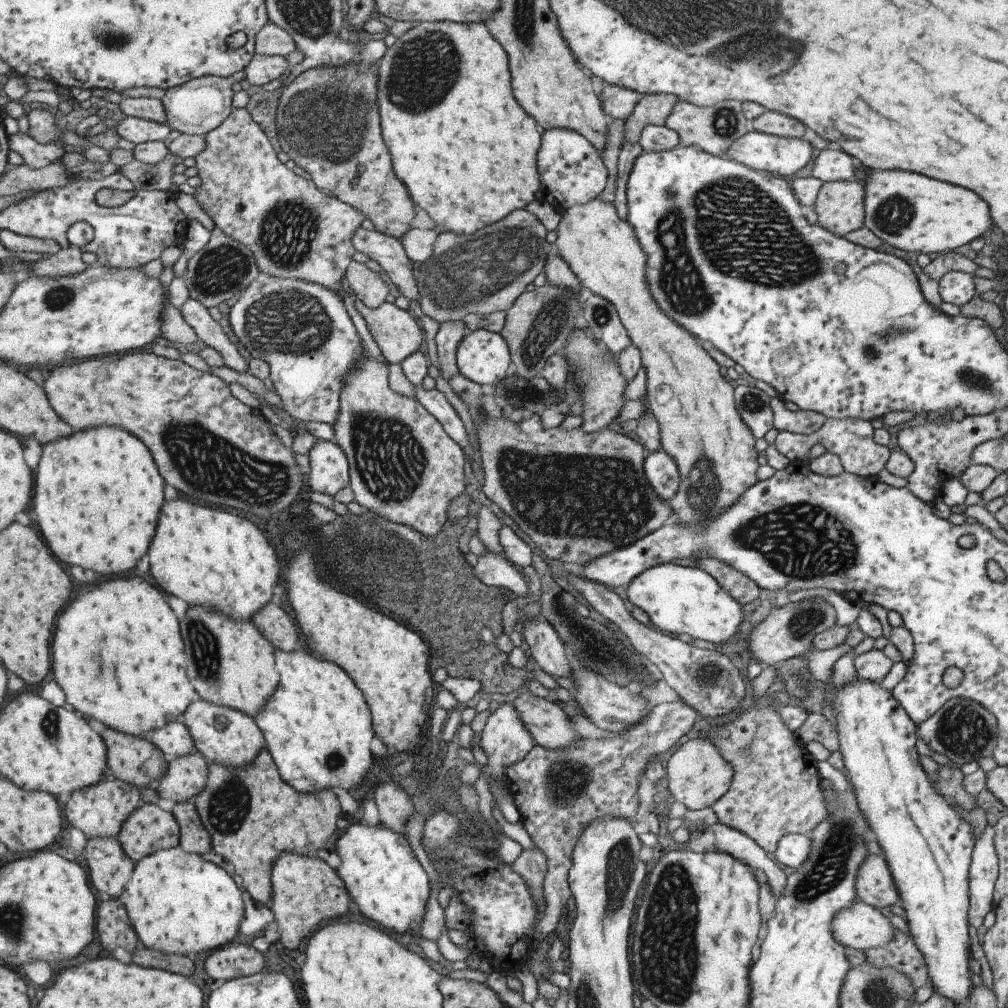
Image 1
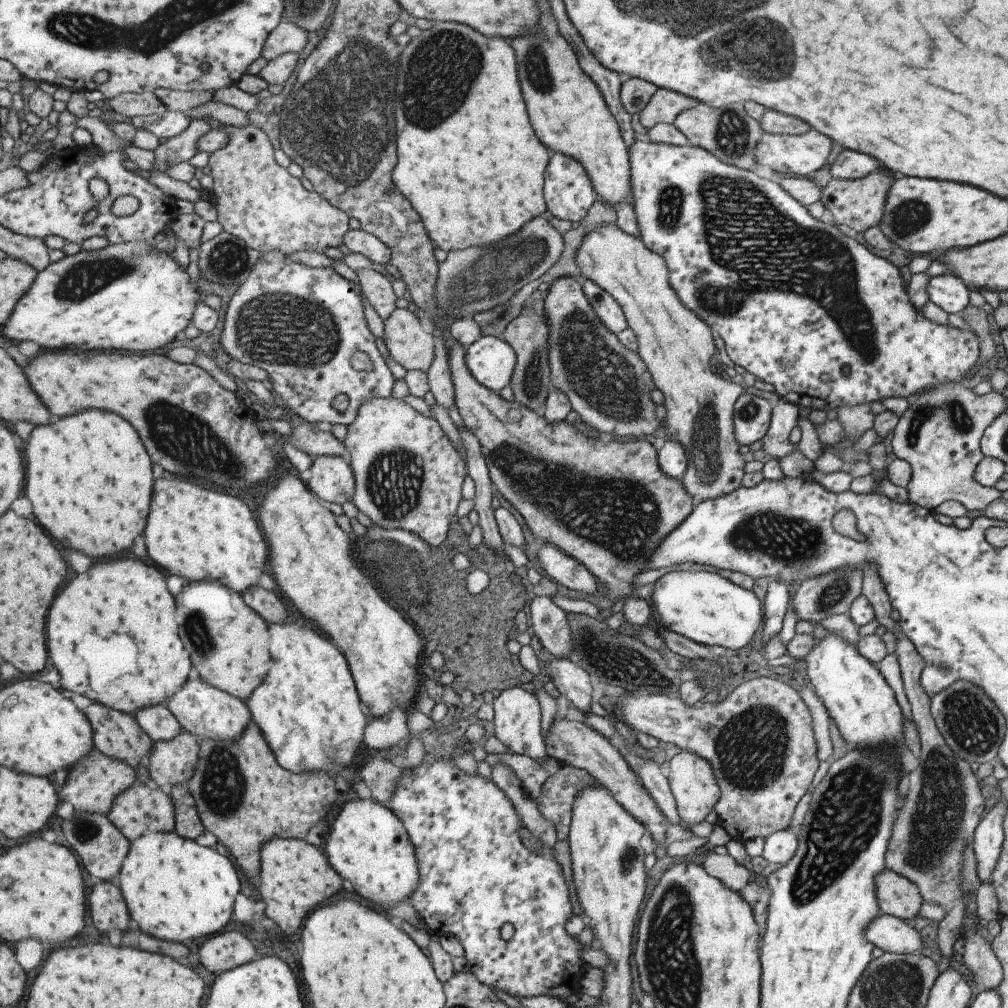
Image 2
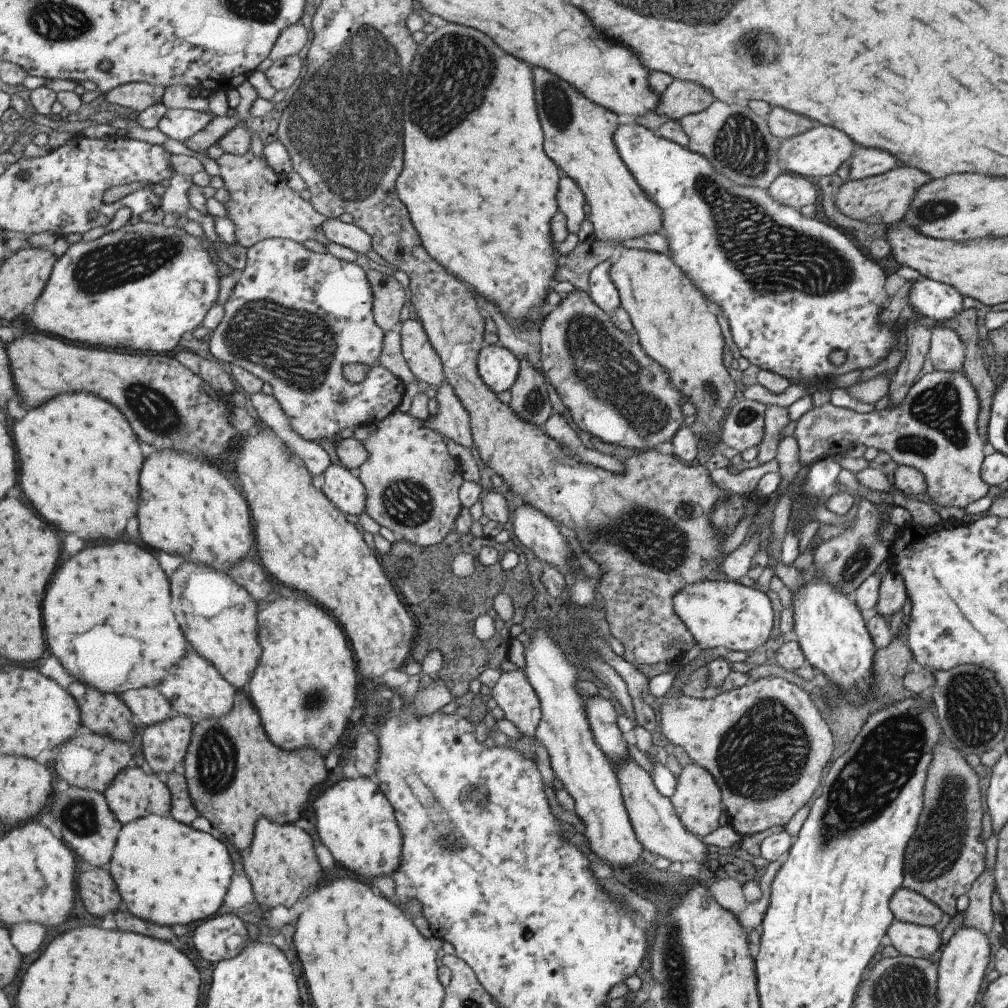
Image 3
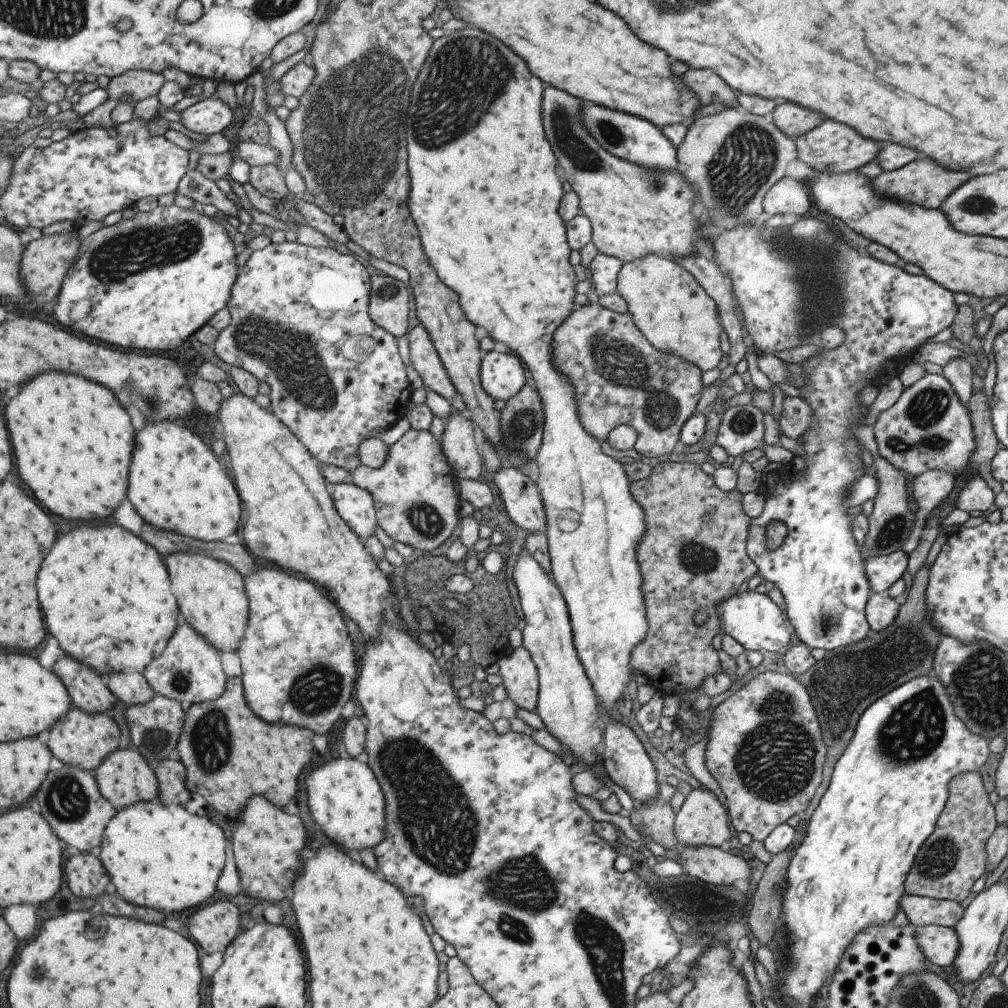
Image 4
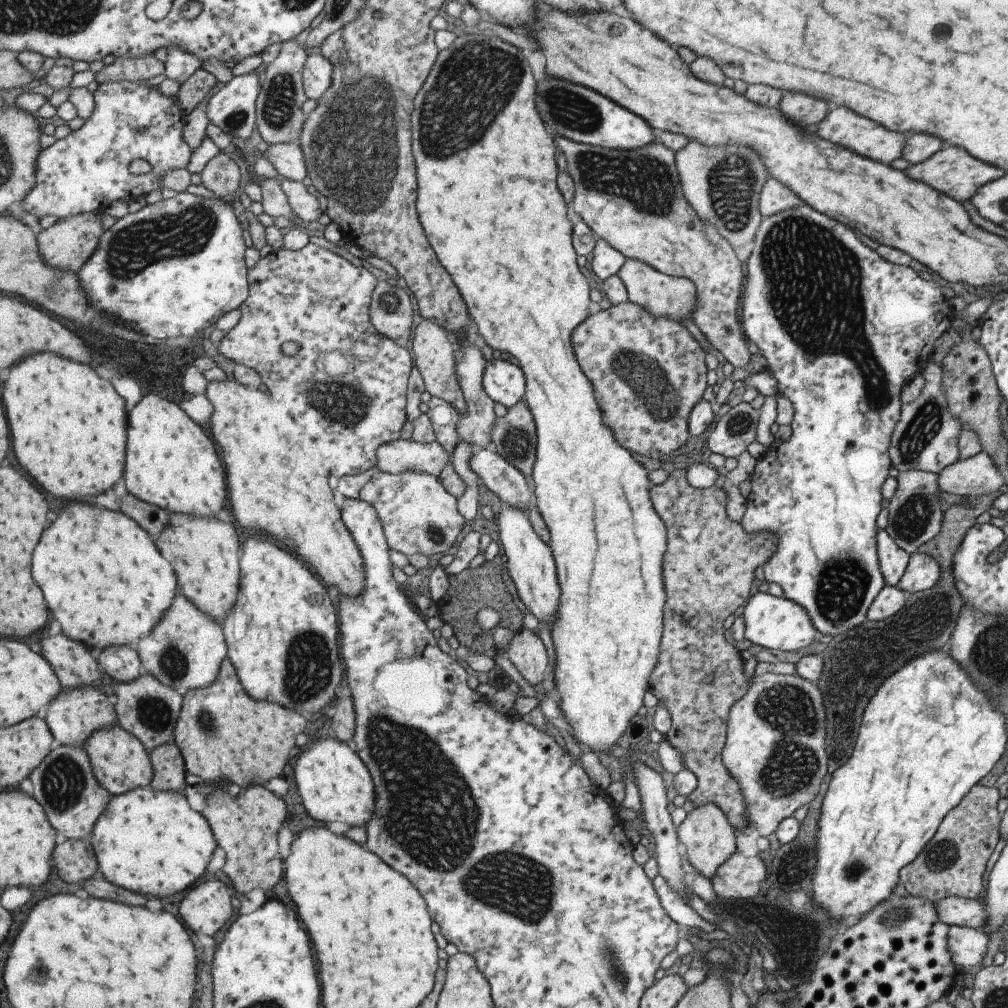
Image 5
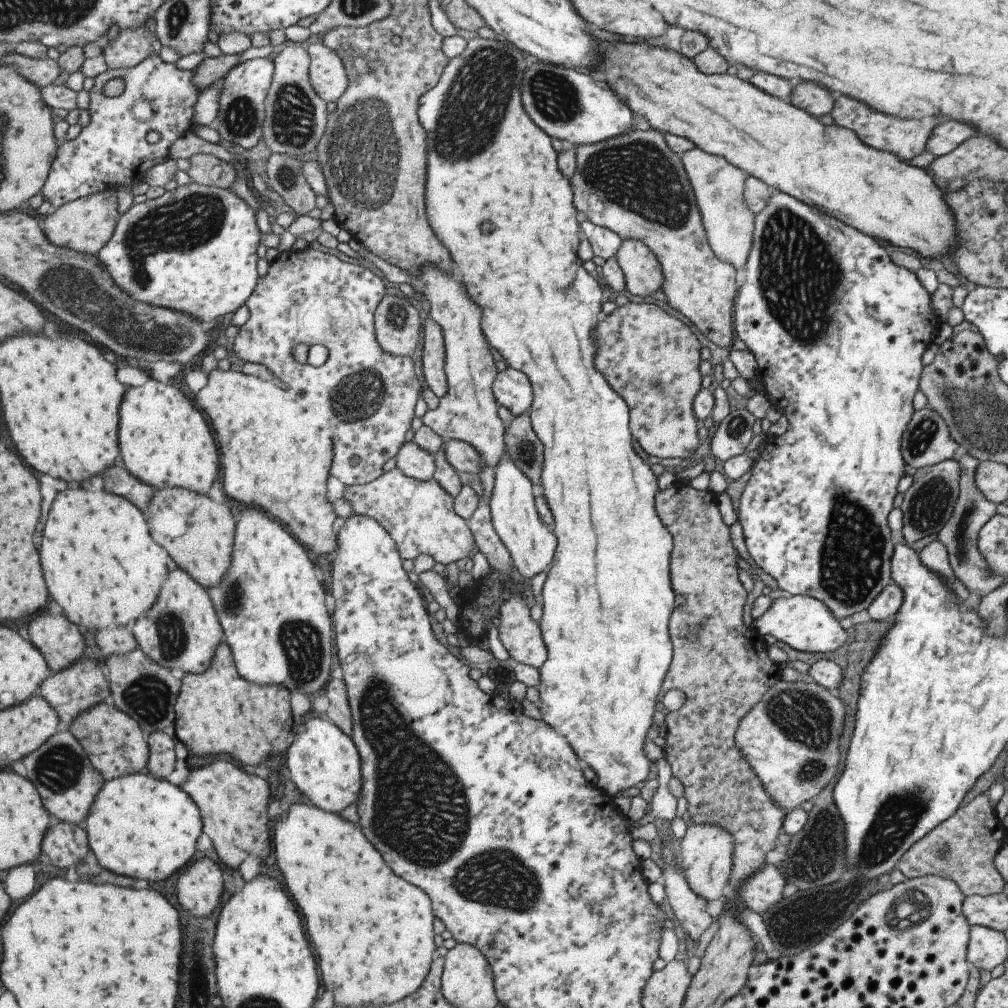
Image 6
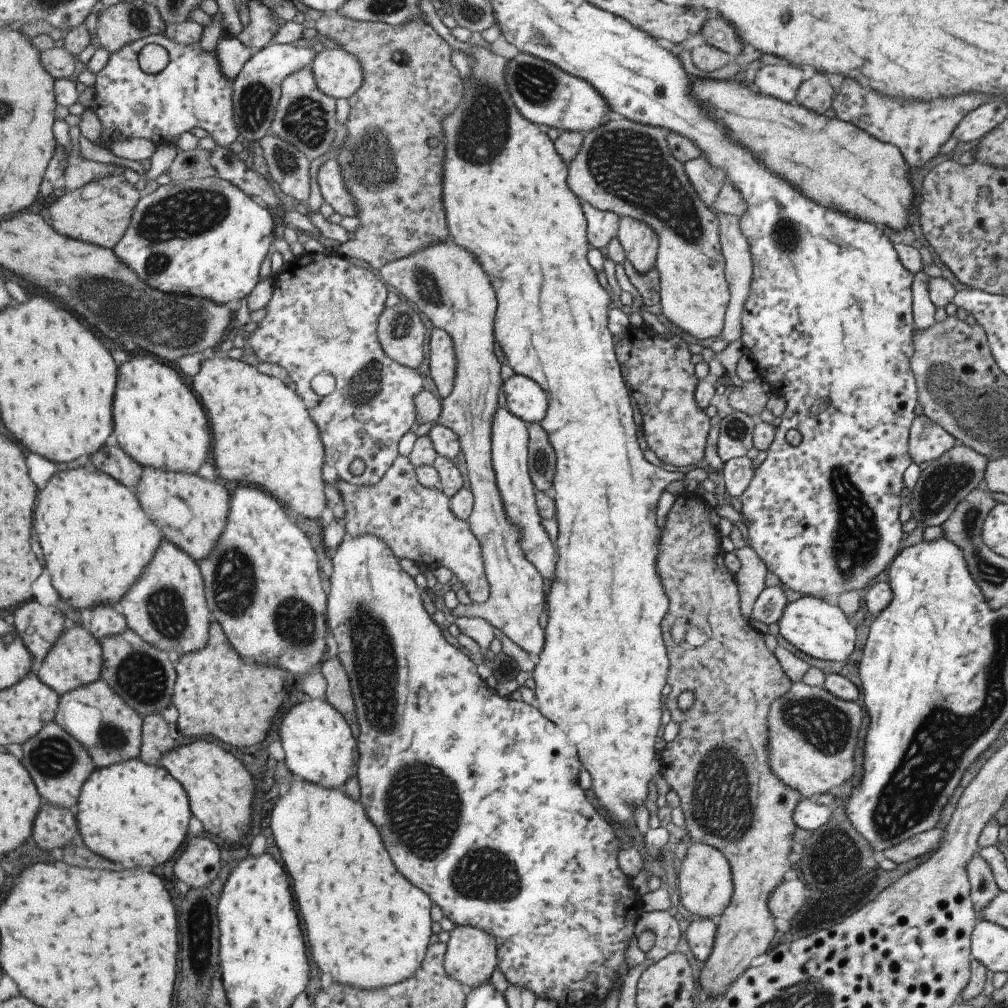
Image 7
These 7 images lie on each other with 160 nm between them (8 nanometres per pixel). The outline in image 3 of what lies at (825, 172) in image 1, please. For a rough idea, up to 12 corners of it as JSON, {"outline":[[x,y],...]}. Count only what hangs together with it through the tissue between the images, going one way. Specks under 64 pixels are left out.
{"outline":[[855,148],[849,181],[895,167],[895,158],[871,148]]}

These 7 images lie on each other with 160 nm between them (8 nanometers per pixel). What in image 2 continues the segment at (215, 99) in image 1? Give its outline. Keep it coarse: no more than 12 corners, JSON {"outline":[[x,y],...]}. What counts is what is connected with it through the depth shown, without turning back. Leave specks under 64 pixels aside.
{"outline":[[211,100],[186,114],[201,120],[245,128],[247,112]]}

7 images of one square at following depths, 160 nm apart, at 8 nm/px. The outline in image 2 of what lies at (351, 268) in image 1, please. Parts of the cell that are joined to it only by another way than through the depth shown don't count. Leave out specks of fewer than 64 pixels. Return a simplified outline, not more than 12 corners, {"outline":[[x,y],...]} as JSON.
{"outline":[[354,269],[363,296],[385,320],[395,295],[385,276]]}

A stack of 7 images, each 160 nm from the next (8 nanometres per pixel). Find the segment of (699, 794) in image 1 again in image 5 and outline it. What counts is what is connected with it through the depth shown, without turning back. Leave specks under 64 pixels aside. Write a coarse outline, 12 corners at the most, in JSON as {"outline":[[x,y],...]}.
{"outline":[[722,810],[687,812],[677,840],[695,872],[710,876],[735,852]]}

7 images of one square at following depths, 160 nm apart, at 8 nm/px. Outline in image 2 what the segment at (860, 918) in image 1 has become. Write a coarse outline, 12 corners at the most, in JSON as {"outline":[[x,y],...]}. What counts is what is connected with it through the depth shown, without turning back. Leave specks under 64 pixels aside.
{"outline":[[882,913],[863,936],[883,953],[917,953],[915,928]]}

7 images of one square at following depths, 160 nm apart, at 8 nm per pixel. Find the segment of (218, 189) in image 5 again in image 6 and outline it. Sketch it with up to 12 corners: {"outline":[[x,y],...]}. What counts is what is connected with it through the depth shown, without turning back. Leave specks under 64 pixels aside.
{"outline":[[196,154],[187,173],[193,183],[229,189],[237,180],[230,162]]}

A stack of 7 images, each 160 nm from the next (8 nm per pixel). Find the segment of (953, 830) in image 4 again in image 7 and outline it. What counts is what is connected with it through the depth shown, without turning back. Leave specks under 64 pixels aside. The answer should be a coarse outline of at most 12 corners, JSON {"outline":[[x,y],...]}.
{"outline":[[945,828],[917,833],[881,853],[895,864],[933,852]]}

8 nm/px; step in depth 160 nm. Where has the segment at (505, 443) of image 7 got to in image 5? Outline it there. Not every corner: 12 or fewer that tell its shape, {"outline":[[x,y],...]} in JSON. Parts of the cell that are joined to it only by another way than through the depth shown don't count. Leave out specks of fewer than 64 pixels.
{"outline":[[525,511],[497,518],[506,570],[538,622],[555,620],[559,586],[551,552]]}

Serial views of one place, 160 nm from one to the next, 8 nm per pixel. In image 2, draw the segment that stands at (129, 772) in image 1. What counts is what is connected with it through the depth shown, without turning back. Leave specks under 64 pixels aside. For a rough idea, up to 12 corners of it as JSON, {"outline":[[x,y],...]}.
{"outline":[[72,698],[103,754],[132,767],[150,760],[154,740],[133,715]]}

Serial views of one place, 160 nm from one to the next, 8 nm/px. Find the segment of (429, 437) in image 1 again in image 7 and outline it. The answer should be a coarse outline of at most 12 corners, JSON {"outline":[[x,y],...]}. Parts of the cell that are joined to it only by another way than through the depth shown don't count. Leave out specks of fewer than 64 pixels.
{"outline":[[399,455],[374,485],[339,479],[349,536],[489,586],[479,541]]}

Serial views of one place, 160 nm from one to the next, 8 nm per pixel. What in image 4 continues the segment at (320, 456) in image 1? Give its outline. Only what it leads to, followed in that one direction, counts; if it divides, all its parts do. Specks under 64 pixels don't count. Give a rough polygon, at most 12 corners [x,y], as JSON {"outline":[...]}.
{"outline":[[334,484],[339,517],[364,539],[378,526],[373,497],[355,484]]}

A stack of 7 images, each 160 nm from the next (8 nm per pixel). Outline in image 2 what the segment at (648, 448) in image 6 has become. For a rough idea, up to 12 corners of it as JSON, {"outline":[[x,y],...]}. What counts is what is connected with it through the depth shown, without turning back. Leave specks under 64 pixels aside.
{"outline":[[579,279],[544,299],[549,380],[597,436],[661,429],[643,362]]}

